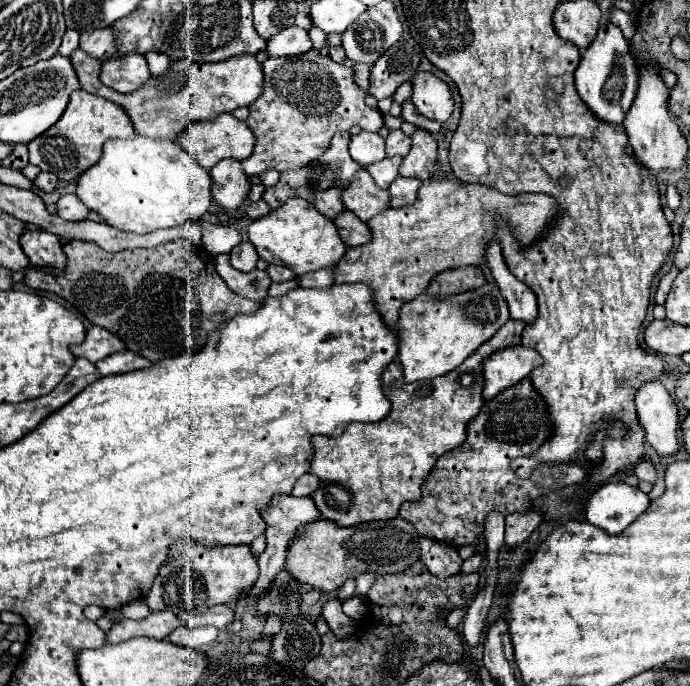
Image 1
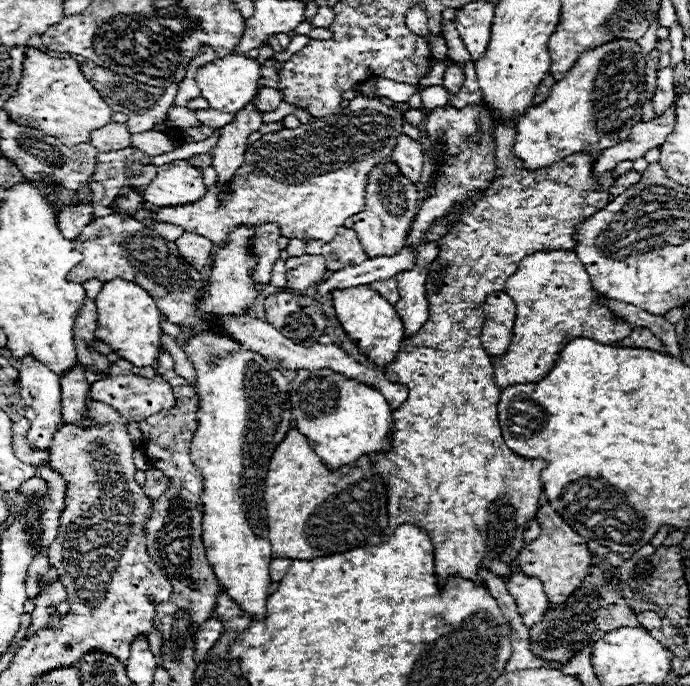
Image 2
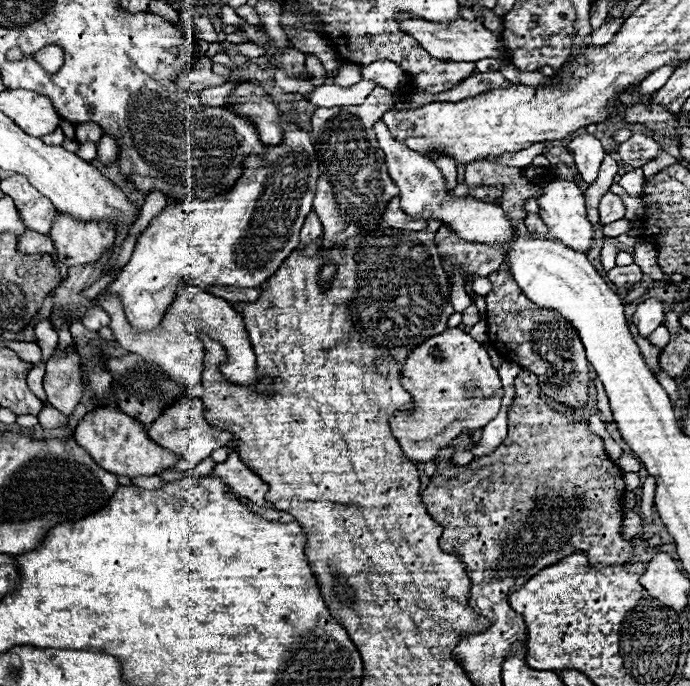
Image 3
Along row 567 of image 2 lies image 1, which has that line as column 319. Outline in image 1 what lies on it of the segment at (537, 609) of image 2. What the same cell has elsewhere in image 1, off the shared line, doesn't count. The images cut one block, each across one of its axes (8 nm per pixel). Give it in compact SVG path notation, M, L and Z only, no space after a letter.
M280 494L280 496L272 496L270 498L270 504L260 512L260 516L264 518L264 522L266 522L266 550L260 554L260 558L258 558L258 566L260 566L260 576L258 576L258 580L256 580L256 584L246 592L246 590L242 590L242 598L240 600L246 600L246 598L262 598L262 596L266 596L266 590L270 588L270 584L274 582L274 578L276 578L276 574L282 570L282 564L284 564L284 560L286 560L286 548L288 548L288 544L290 544L290 540L294 538L294 534L296 534L296 530L298 530L298 526L304 526L304 524L308 524L308 522L314 522L314 520L318 520L320 518L320 512L316 510L316 504L314 504L314 500L310 498L310 496L302 496L302 498L298 498L298 496L292 496L292 494Z

